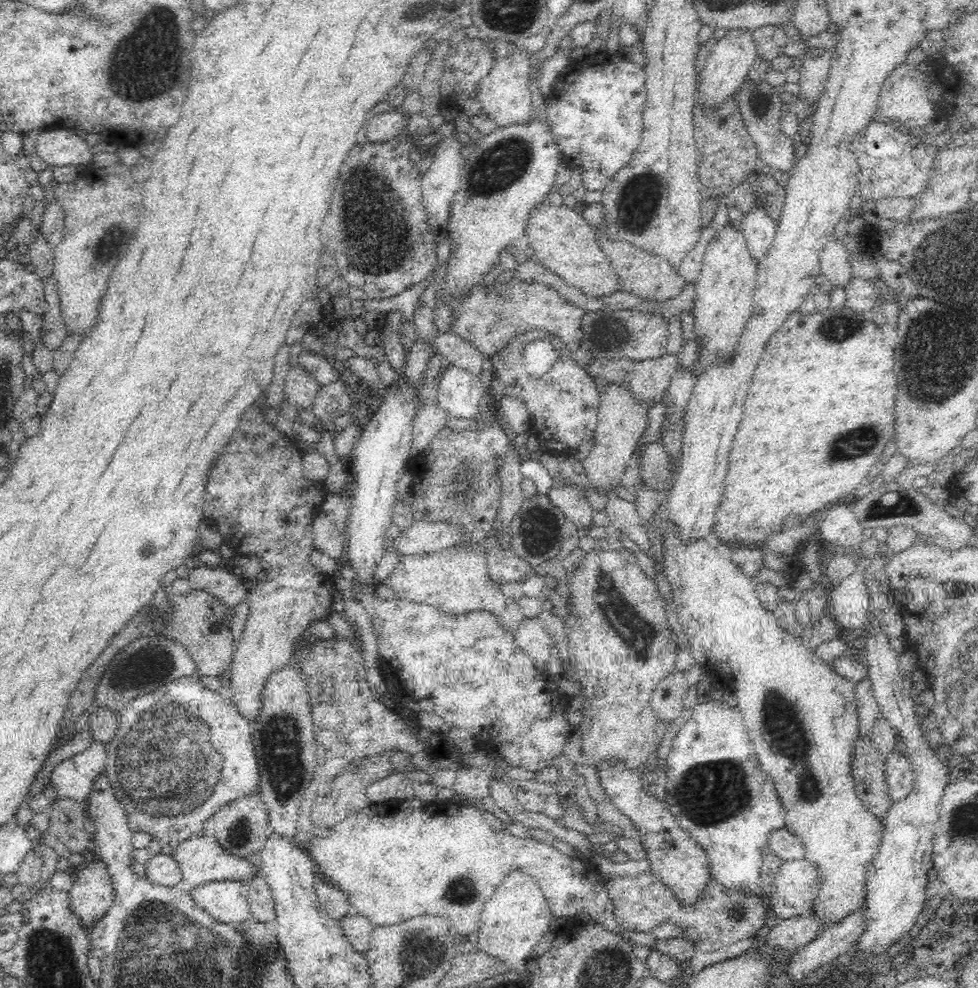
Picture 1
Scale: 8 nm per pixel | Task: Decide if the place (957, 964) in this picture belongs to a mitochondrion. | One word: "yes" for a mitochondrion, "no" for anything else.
no

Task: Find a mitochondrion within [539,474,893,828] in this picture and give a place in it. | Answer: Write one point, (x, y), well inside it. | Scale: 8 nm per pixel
(780, 723)

